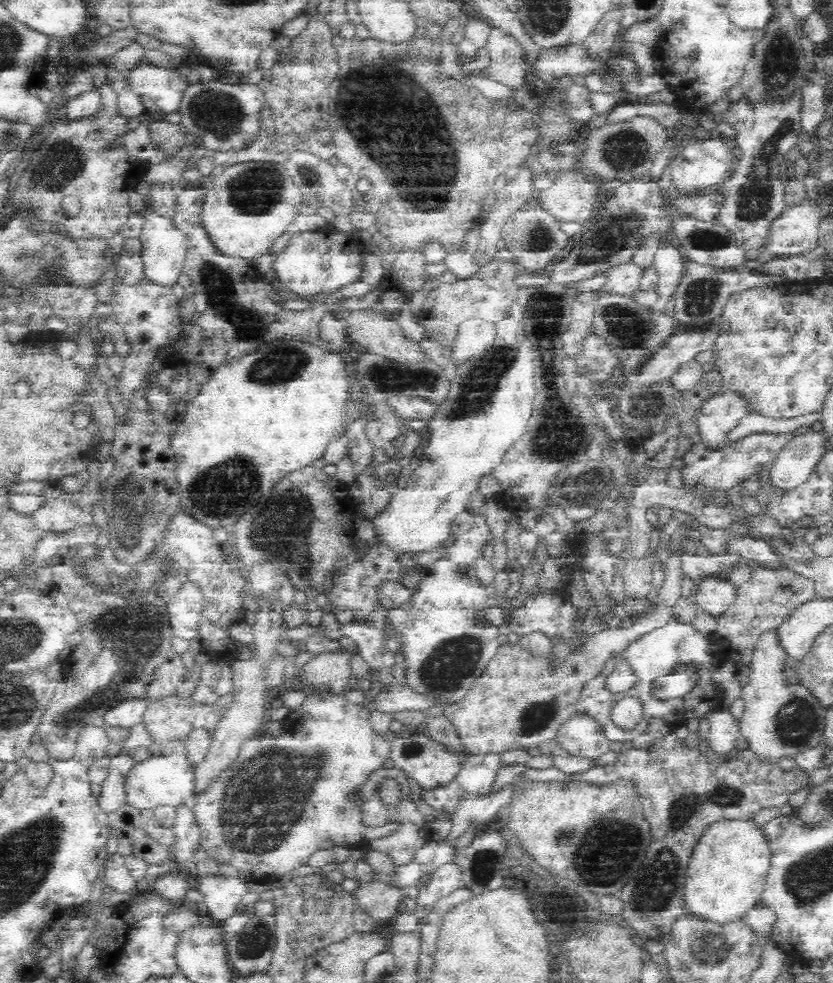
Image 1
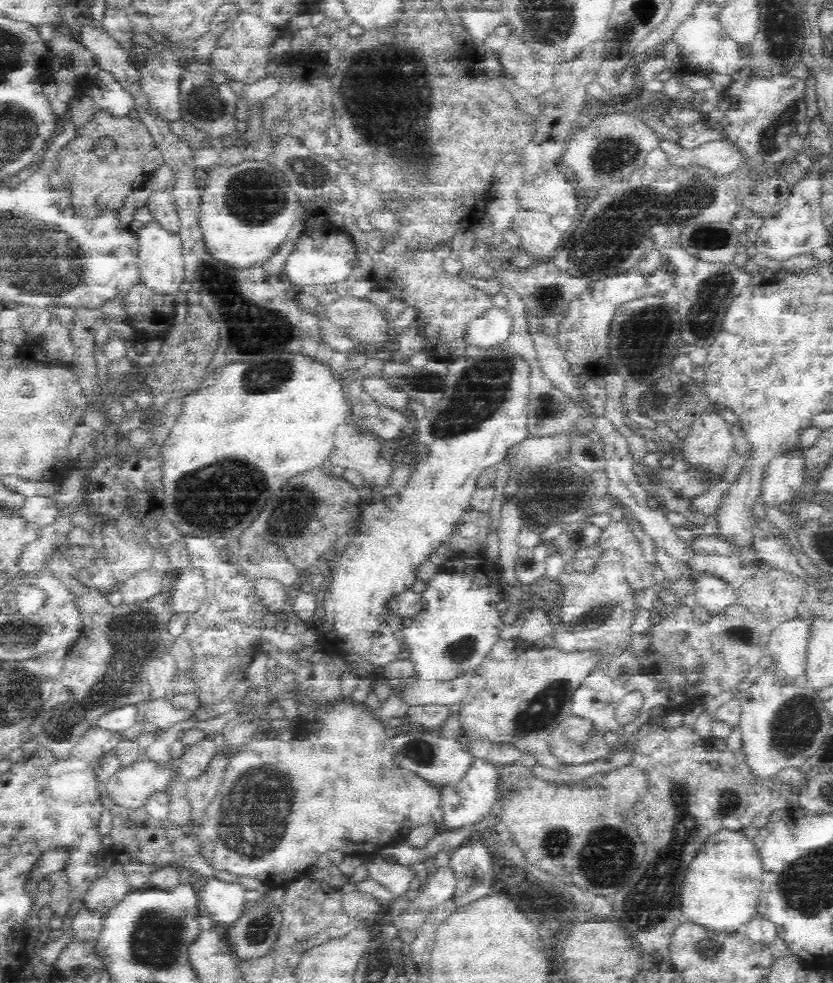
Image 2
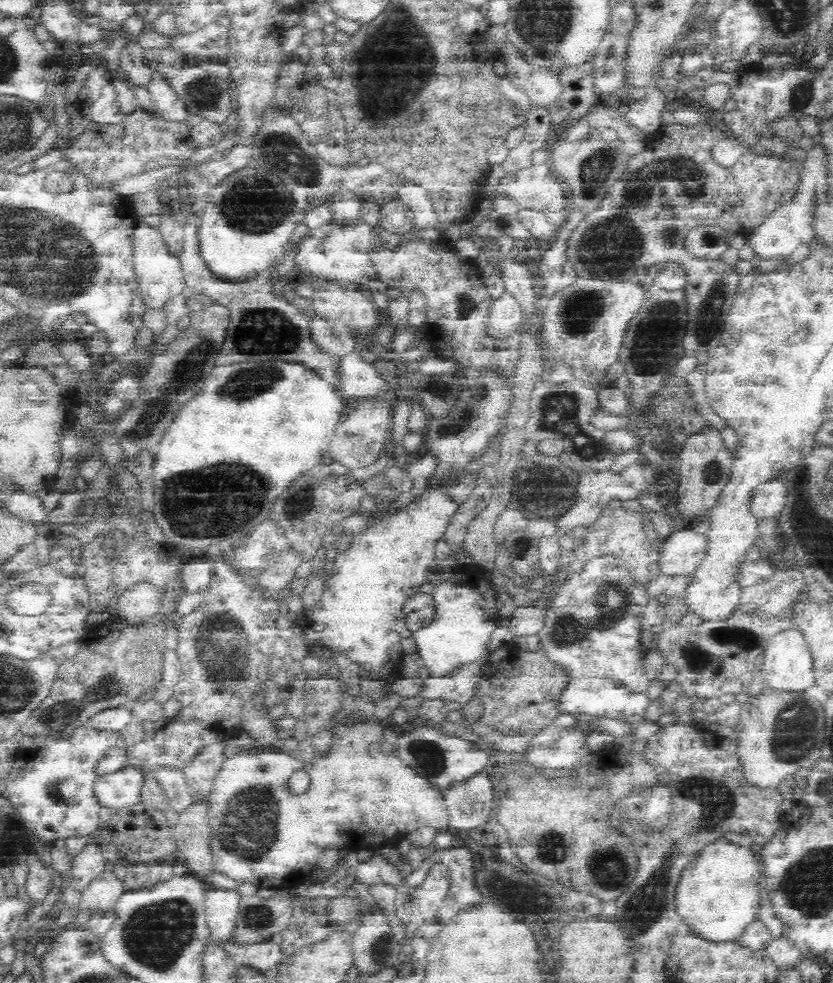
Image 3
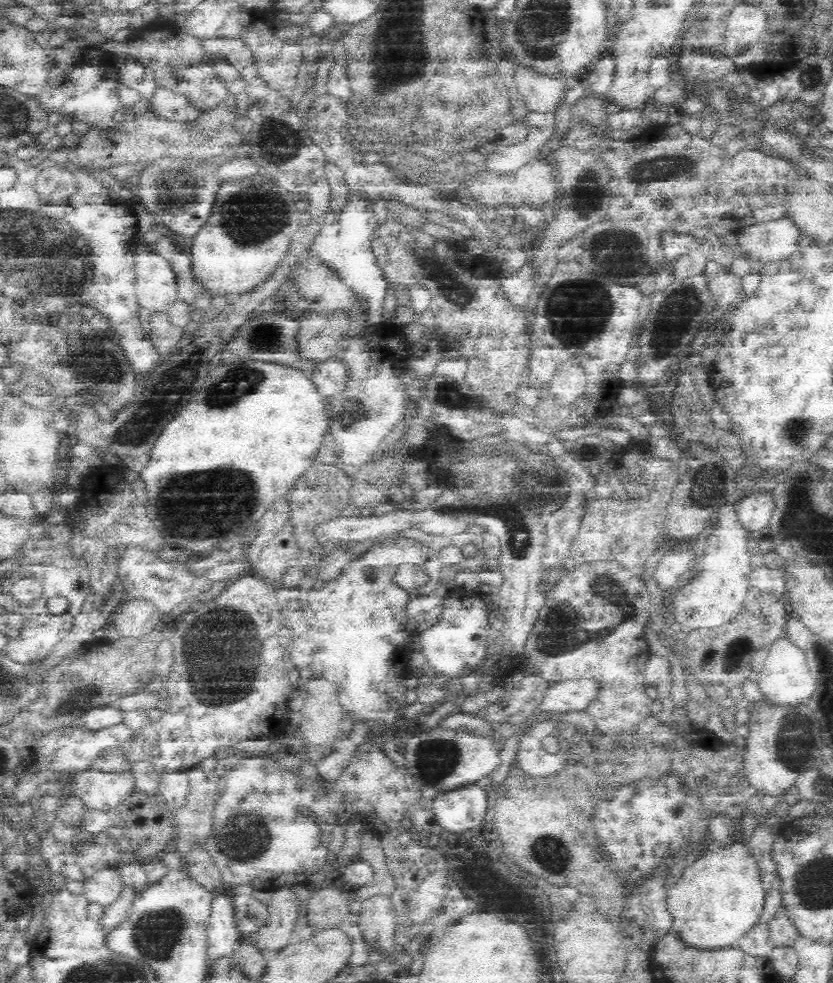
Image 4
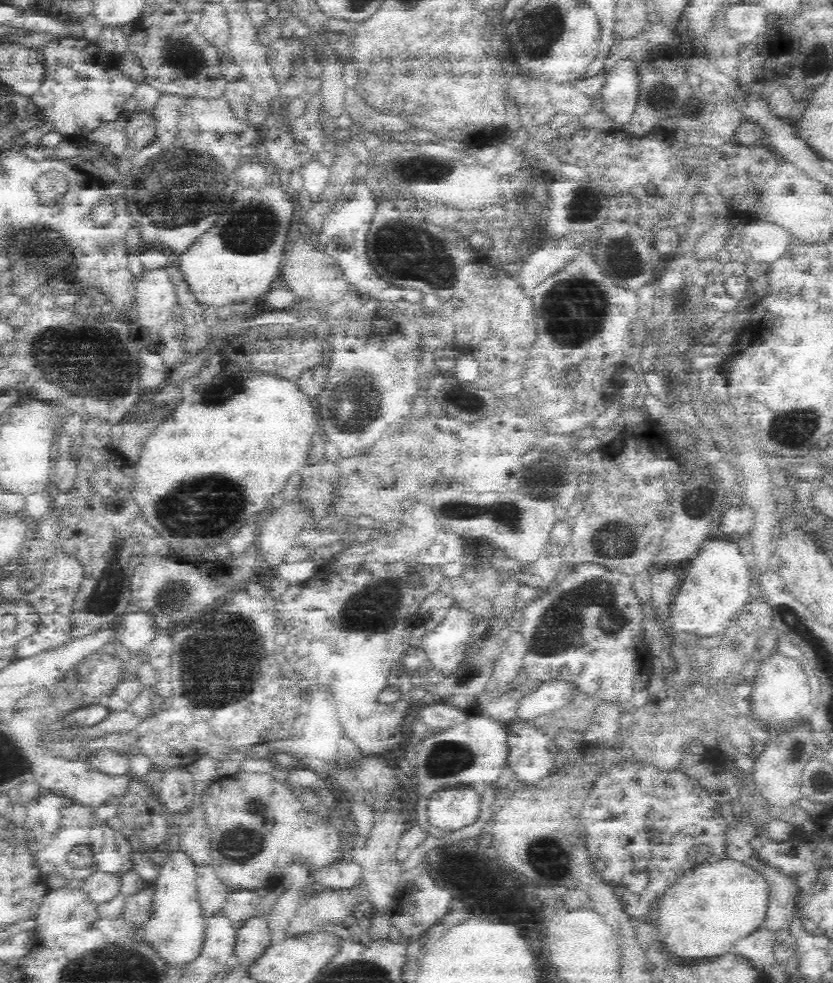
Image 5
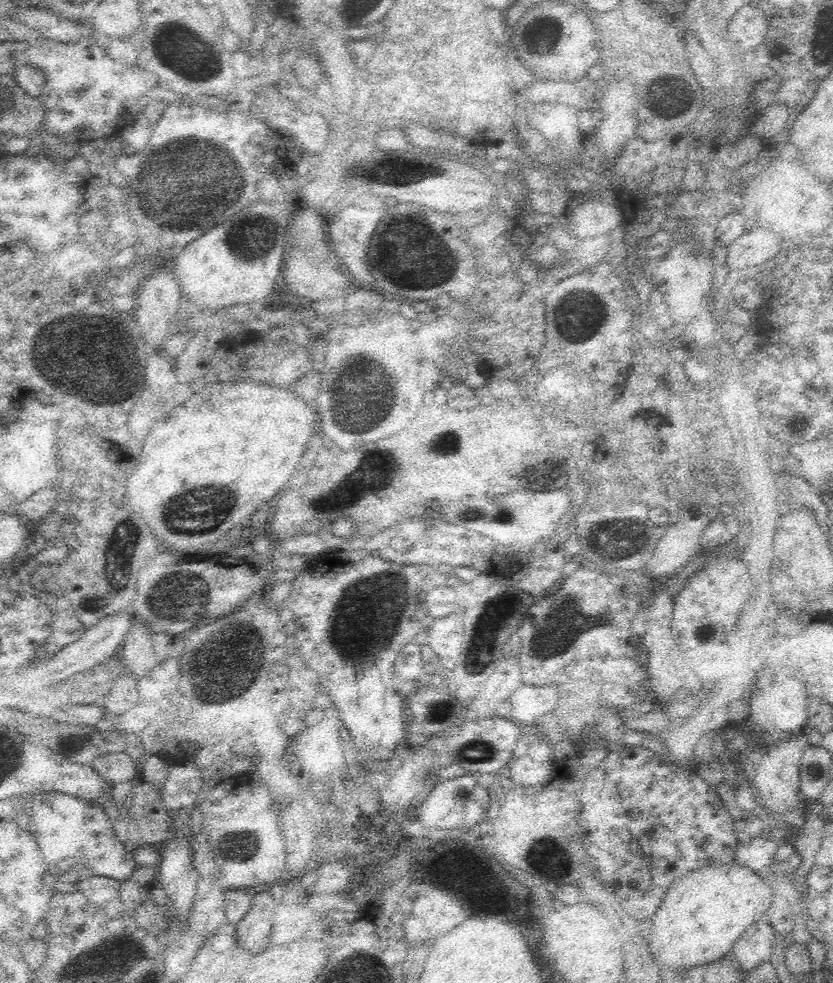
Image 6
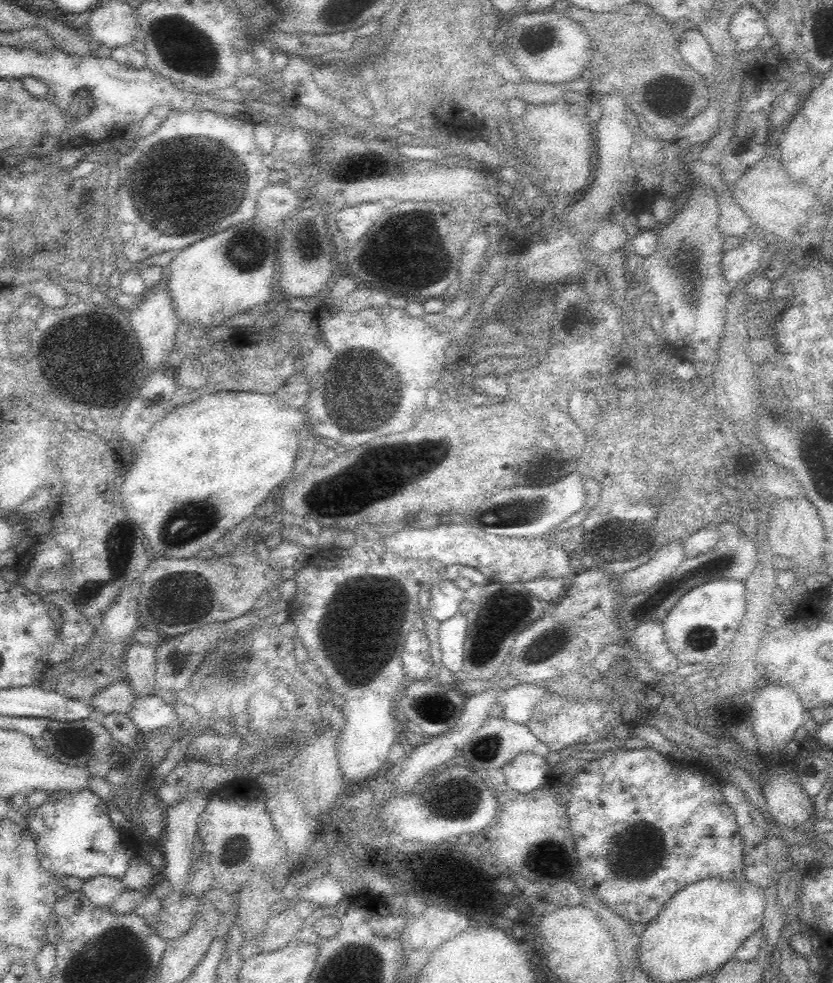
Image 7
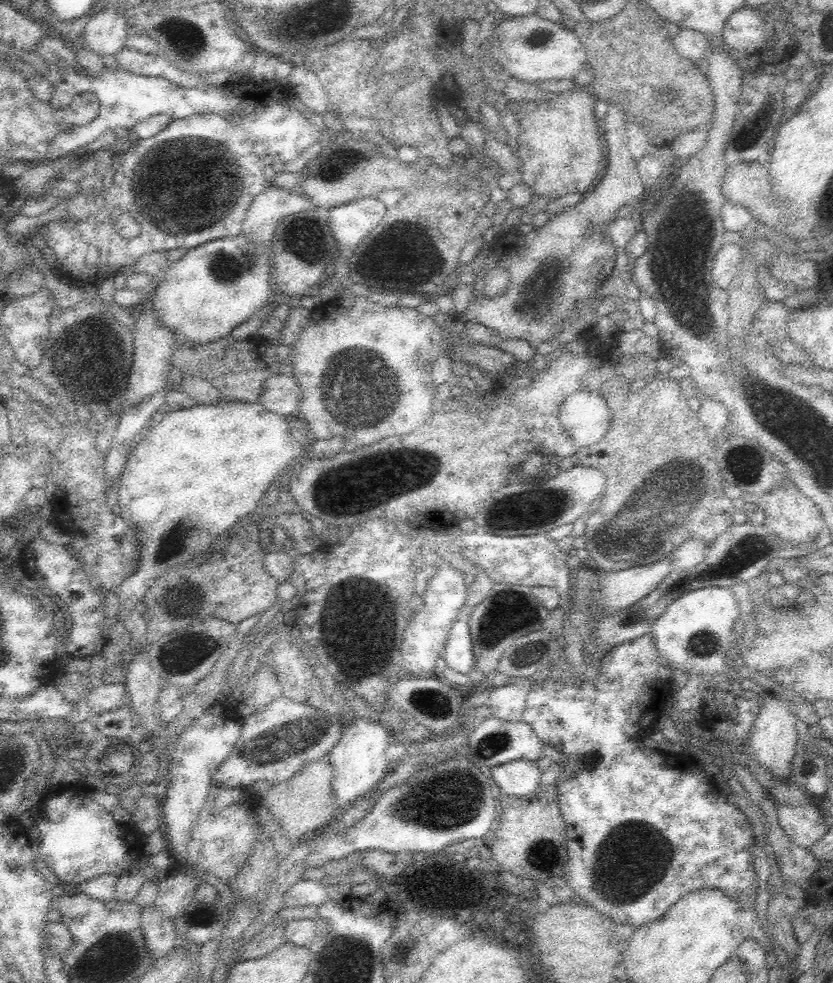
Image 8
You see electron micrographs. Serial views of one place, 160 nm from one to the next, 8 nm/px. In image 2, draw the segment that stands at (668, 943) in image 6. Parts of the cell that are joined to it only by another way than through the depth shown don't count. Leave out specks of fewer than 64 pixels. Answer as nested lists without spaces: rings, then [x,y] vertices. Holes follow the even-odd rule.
[[[729,830],[712,834],[685,872],[680,889],[680,918],[683,922],[691,922],[709,932],[736,932],[758,913],[761,876],[761,858],[750,837]]]

